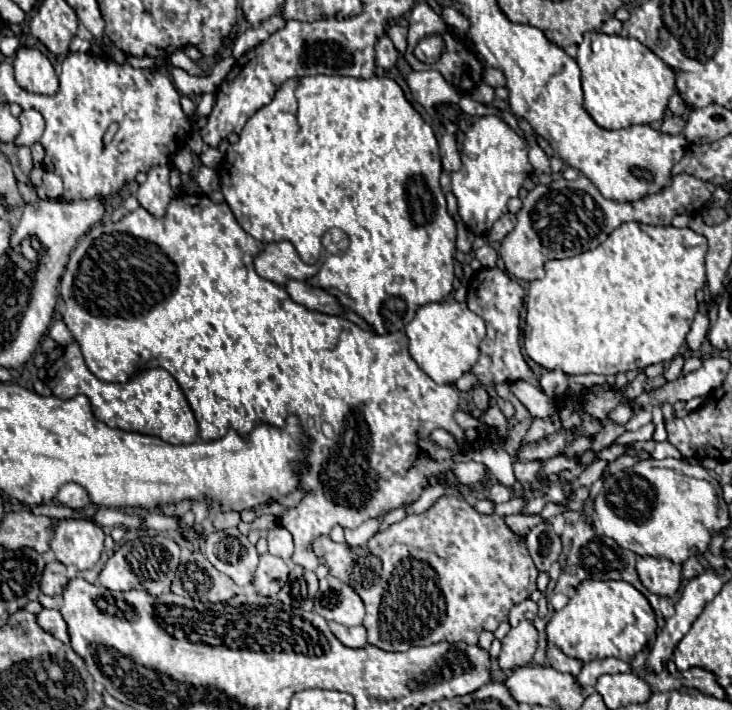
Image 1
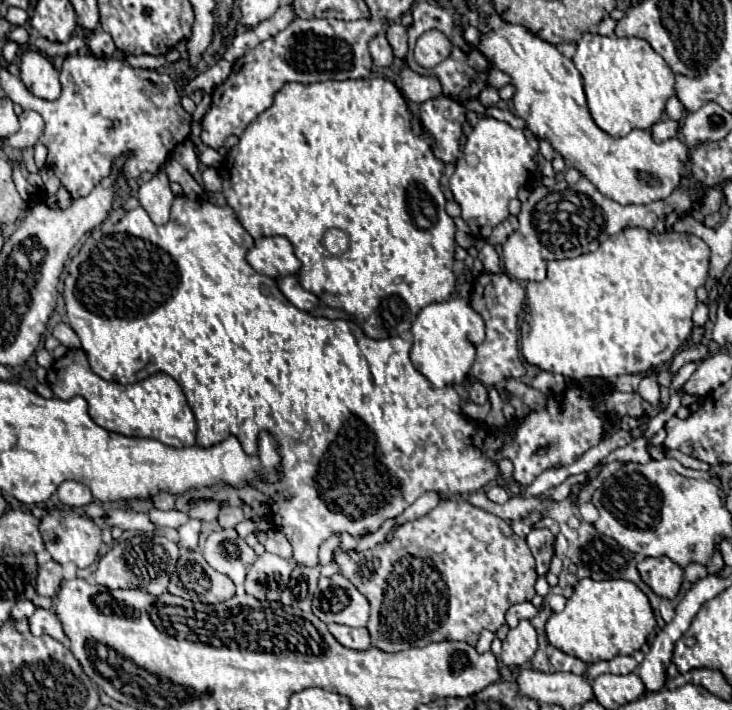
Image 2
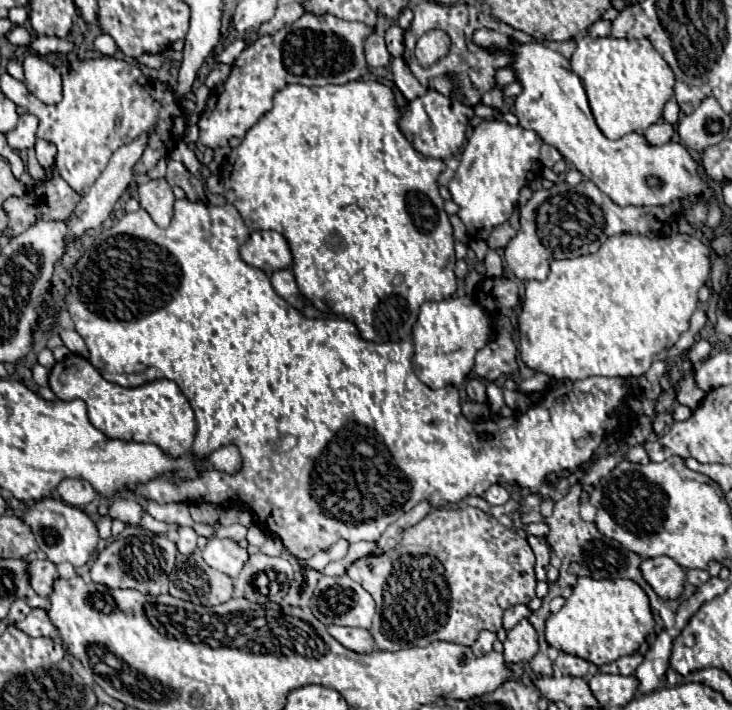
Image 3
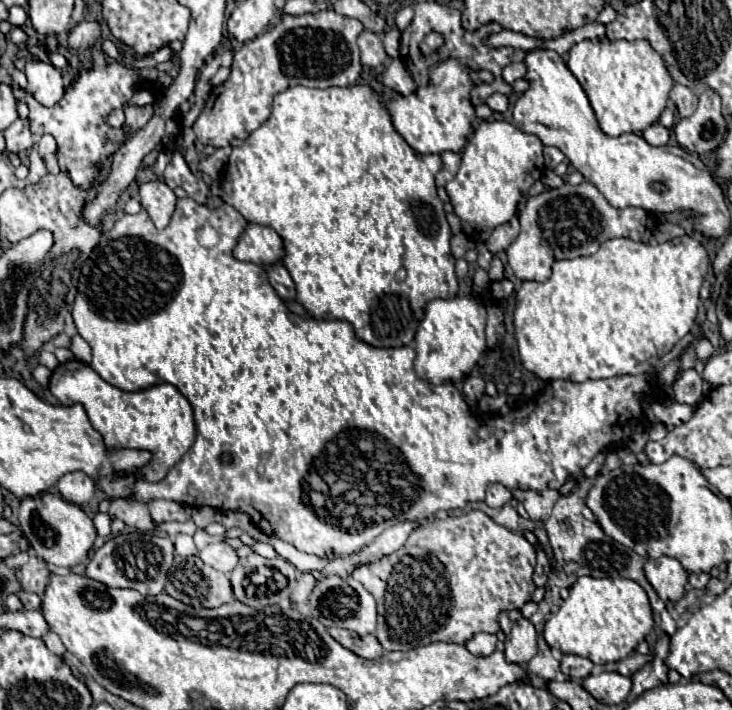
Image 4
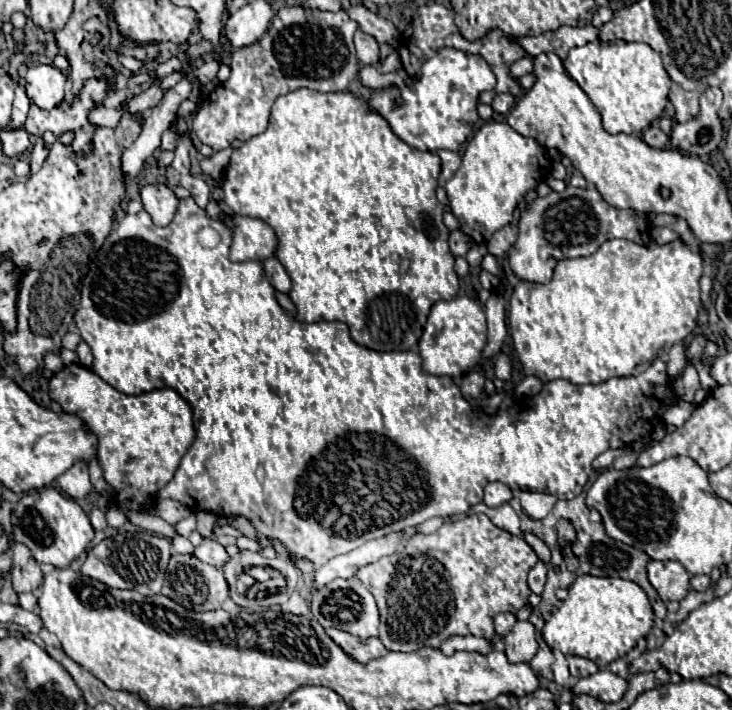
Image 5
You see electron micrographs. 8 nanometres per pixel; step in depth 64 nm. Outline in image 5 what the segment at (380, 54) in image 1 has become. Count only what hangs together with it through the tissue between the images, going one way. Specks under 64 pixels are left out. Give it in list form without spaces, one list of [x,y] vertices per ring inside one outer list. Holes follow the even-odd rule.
[[[358,30],[354,36],[354,44],[356,44],[360,64],[378,64],[380,62],[380,48],[378,48],[376,38],[370,38],[370,34]]]

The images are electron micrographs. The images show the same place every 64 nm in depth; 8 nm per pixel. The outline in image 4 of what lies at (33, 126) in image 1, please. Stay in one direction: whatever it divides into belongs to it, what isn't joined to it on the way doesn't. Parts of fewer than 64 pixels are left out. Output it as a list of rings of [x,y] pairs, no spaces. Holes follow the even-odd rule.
[[[18,118],[10,128],[4,130],[4,136],[6,136],[6,148],[16,154],[32,148],[32,144],[34,144],[34,136],[30,132],[28,118]]]

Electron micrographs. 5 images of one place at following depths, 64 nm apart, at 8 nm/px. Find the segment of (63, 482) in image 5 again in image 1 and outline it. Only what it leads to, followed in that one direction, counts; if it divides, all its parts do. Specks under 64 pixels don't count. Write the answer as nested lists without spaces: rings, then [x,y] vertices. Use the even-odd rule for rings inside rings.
[[[72,482],[70,484],[64,484],[60,488],[60,492],[58,492],[56,498],[58,498],[60,504],[64,504],[64,506],[68,506],[72,510],[82,510],[82,508],[86,508],[90,504],[88,492],[82,486],[72,484]]]

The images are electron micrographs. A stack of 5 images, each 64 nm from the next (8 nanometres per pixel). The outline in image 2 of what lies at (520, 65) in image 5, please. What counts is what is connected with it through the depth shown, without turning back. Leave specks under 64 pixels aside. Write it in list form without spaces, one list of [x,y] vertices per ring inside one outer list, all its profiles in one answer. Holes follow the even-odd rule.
[[[490,68],[490,70],[488,70],[488,84],[490,84],[490,86],[502,88],[502,86],[506,86],[508,82],[510,82],[510,76],[504,74],[502,70],[498,70],[498,68]]]

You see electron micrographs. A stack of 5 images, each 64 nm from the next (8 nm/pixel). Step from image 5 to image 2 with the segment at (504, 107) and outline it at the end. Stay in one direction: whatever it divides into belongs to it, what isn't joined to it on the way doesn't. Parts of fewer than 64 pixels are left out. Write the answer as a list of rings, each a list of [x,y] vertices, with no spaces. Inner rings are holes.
[[[486,86],[486,90],[482,90],[482,92],[478,94],[478,100],[480,100],[486,108],[490,108],[490,106],[494,106],[494,104],[500,100],[500,96],[498,96],[498,90],[496,90],[496,88]]]

